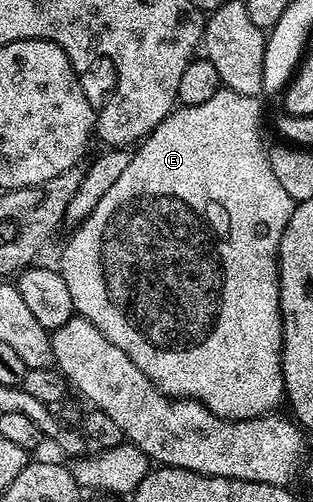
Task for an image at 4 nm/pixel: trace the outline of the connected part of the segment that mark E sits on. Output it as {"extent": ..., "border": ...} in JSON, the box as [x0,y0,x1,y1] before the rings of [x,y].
{"extent":[58,86,294,420],"border":[[[221,86],[218,94],[214,94],[214,98],[209,98],[208,101],[202,102],[198,106],[177,107],[149,136],[139,141],[138,147],[132,152],[130,166],[126,166],[126,170],[122,170],[118,182],[114,182],[114,186],[110,186],[107,194],[102,194],[102,202],[98,202],[98,206],[94,206],[91,214],[69,235],[72,237],[69,238],[68,245],[65,246],[64,253],[60,256],[60,264],[58,263],[58,271],[62,274],[66,287],[70,290],[75,315],[85,316],[90,323],[98,326],[98,330],[102,330],[102,334],[106,334],[106,338],[110,338],[110,342],[114,342],[114,346],[118,346],[118,350],[122,350],[122,354],[126,354],[126,358],[130,358],[130,362],[134,362],[134,366],[138,366],[138,370],[142,370],[142,374],[146,374],[146,378],[150,378],[150,382],[154,382],[154,386],[158,386],[160,392],[165,392],[168,396],[174,396],[181,400],[196,400],[226,420],[253,420],[256,416],[267,416],[275,409],[272,407],[279,400],[281,403],[285,399],[284,379],[280,365],[281,330],[283,328],[280,321],[280,243],[282,242],[282,234],[290,222],[294,201],[290,198],[290,194],[286,194],[285,188],[278,183],[278,178],[274,178],[274,170],[270,170],[268,148],[266,143],[264,144],[263,138],[260,137],[260,102],[255,96],[238,94],[234,90]]]}

